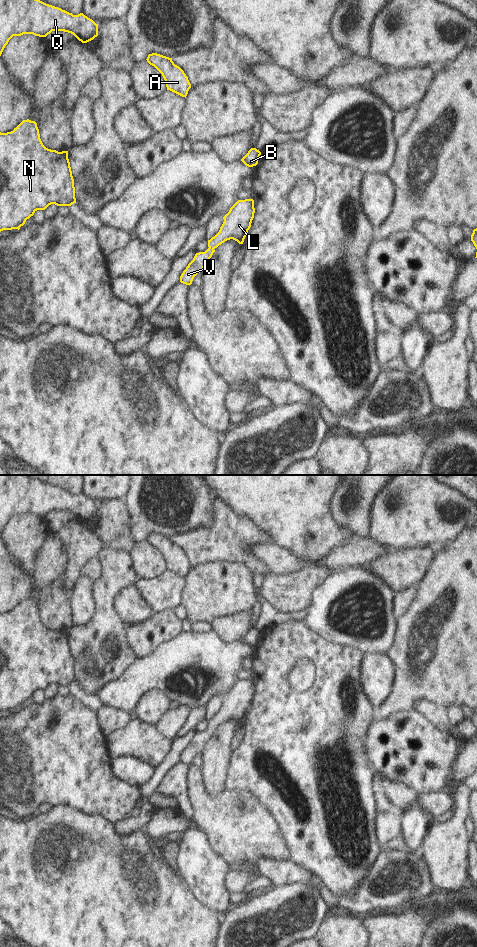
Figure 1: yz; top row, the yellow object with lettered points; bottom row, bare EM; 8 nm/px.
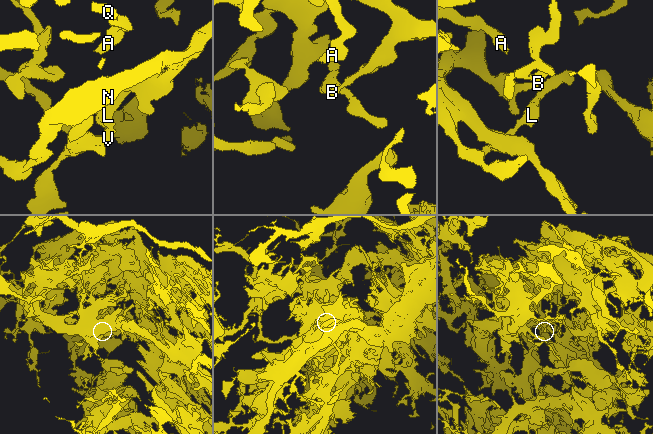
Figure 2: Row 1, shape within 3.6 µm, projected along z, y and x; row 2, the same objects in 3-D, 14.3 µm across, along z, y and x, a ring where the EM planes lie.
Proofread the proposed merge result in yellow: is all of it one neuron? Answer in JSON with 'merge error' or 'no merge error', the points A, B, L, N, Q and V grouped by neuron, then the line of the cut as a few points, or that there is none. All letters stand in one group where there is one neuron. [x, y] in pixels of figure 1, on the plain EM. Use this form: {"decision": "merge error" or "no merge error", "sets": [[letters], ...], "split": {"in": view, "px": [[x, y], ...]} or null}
{"decision": "no merge error", "sets": [["A", "B", "L", "N", "Q", "V"]], "split": null}

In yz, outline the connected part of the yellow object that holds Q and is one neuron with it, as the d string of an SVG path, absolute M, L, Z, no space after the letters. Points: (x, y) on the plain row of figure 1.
M0 475L0 536L13 516L33 514L46 517L52 511L71 513L82 523L87 523L98 516L98 504L83 493L73 495L29 475Z

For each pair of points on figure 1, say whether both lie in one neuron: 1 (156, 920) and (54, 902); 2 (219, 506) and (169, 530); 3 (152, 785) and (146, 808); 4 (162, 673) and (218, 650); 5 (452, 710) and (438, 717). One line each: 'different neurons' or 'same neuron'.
1: same neuron
2: different neurons
3: same neuron
4: same neuron
5: different neurons

